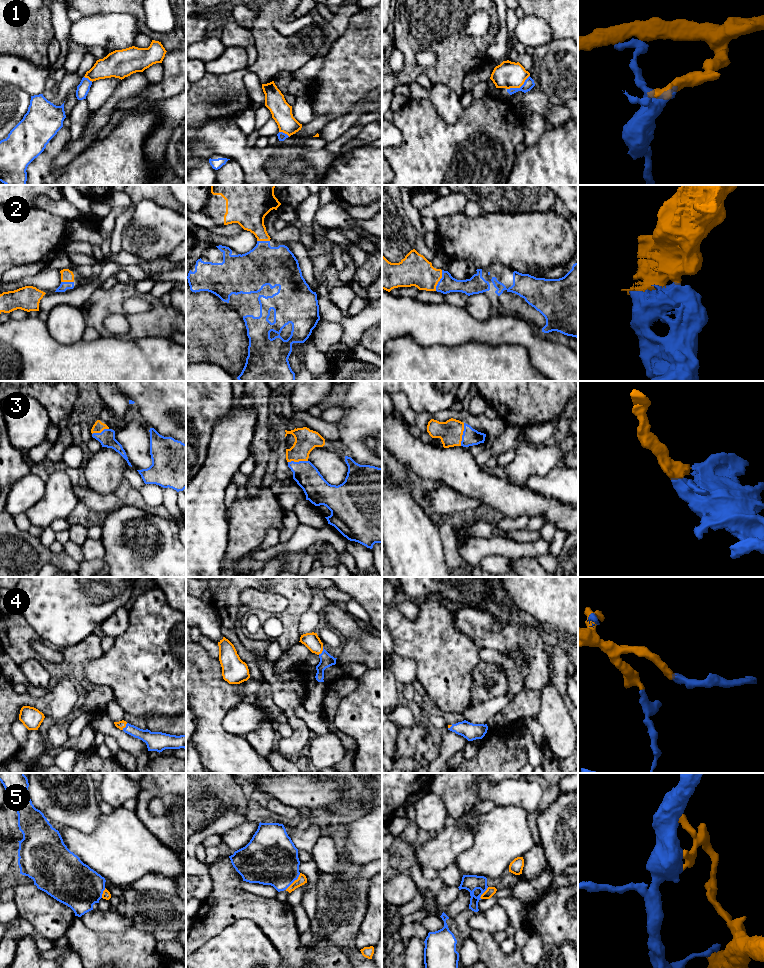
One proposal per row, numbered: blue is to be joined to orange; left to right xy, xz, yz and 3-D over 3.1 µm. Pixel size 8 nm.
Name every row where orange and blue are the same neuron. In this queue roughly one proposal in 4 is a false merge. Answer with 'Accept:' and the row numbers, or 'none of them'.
Accept: 2, 3, 4

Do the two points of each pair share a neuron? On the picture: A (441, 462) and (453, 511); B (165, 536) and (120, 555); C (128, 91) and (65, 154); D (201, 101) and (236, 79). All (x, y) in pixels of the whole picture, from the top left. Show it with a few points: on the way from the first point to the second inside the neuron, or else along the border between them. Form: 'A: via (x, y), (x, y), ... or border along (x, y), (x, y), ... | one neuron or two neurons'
A: border along (442, 483), (468, 497) | two neurons
B: via (162, 550), (156, 556), (134, 555) | one neuron
C: via (110, 105), (83, 140) | one neuron
D: via (210, 98), (218, 97), (227, 88) | one neuron

